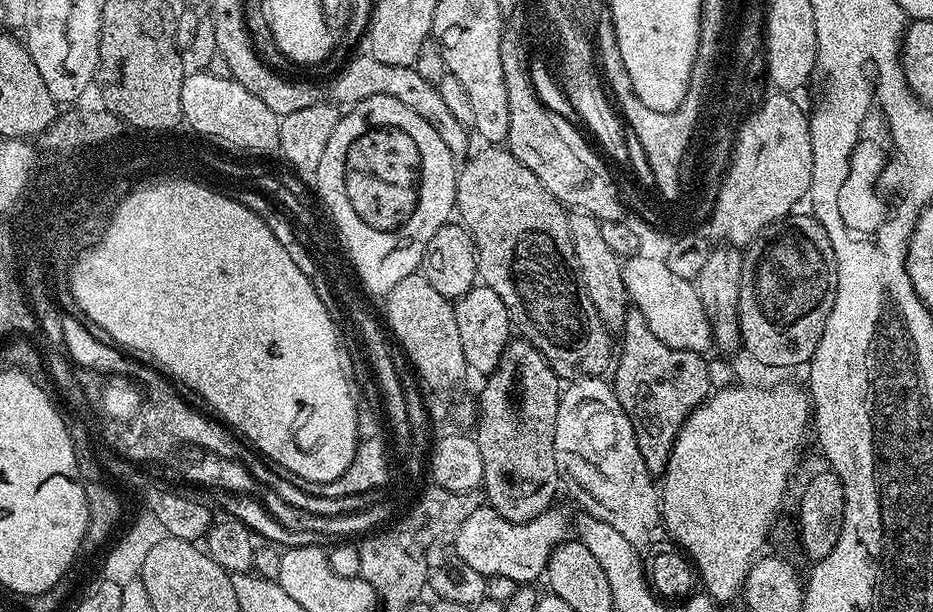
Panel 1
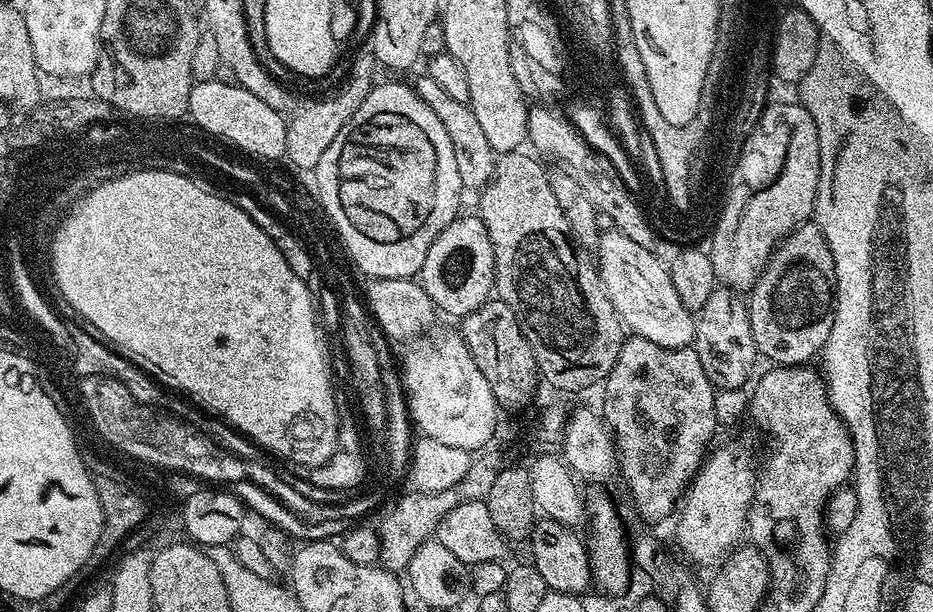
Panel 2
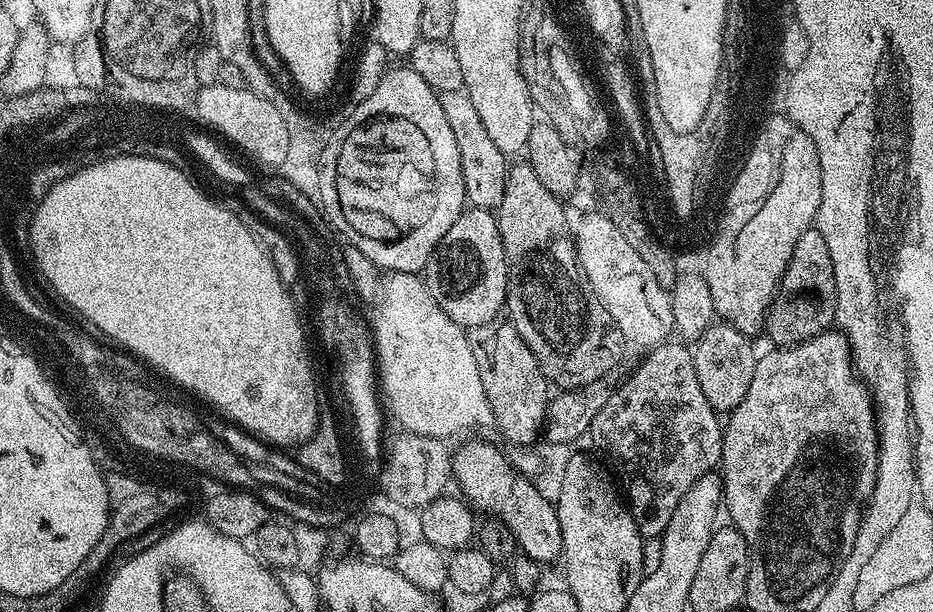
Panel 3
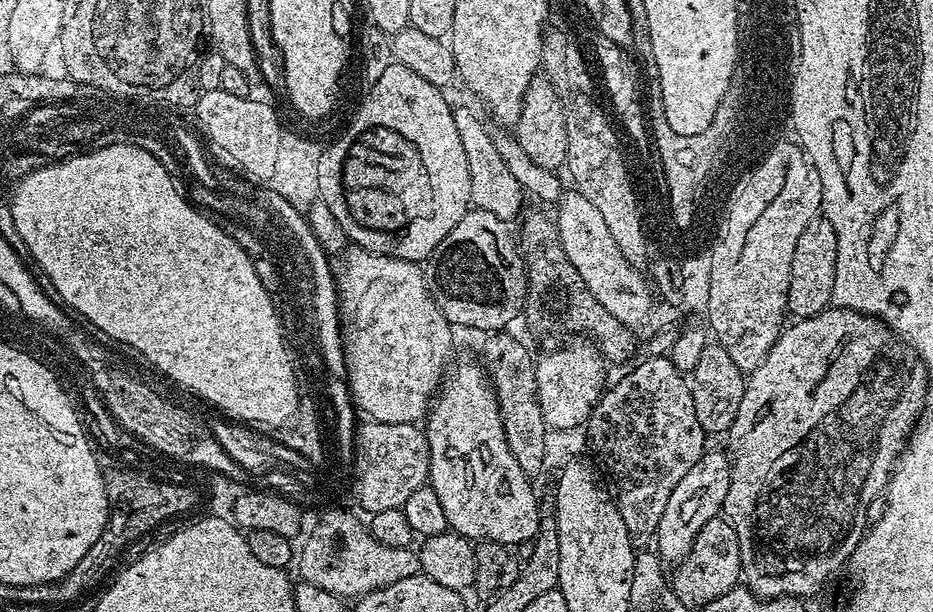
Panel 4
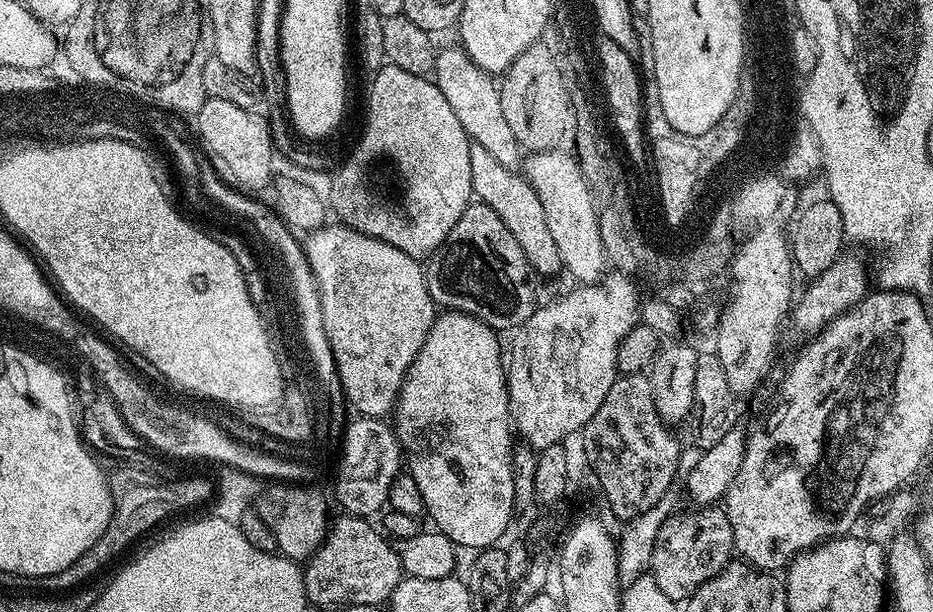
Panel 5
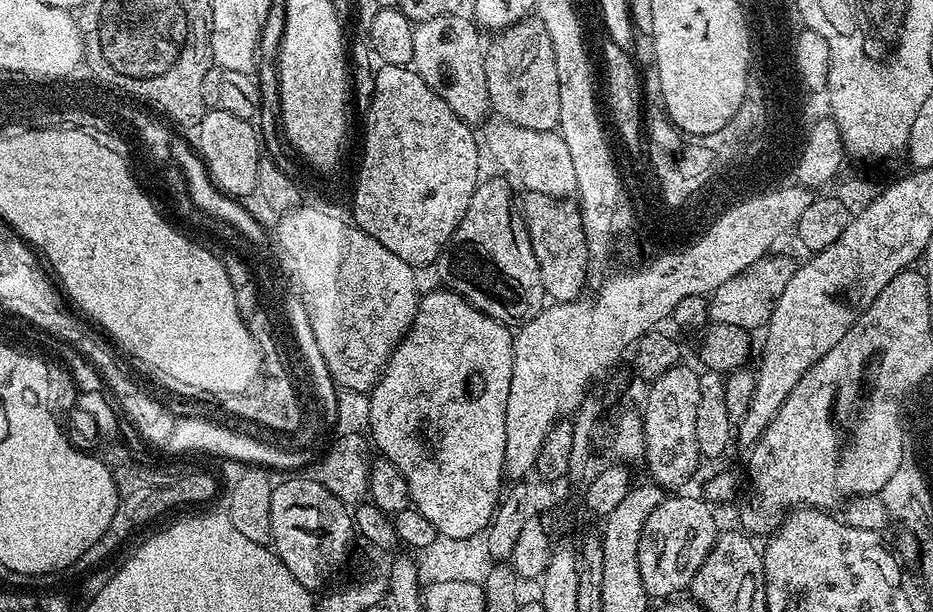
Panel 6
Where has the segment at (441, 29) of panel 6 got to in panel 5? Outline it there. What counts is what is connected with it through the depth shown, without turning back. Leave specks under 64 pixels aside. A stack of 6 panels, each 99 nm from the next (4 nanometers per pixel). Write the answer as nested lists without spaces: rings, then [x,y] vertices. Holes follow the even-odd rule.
[[[463,47],[441,49],[437,55],[433,69],[434,82],[442,90],[443,97],[449,102],[450,108],[458,117],[458,122],[462,123],[462,128],[466,130],[469,139],[487,151],[502,166],[512,171],[517,171],[524,160],[524,154],[520,144],[513,134],[513,130],[507,124],[507,119],[503,117],[502,102],[499,85],[489,74],[465,54]]]

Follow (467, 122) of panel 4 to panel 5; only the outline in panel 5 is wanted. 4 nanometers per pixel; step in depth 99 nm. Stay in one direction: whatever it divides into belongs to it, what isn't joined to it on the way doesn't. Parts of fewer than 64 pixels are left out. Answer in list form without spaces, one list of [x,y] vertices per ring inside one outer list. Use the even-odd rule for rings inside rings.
[[[473,142],[470,143],[470,182],[473,197],[479,203],[490,206],[490,210],[502,218],[506,230],[514,234],[533,273],[537,277],[552,276],[556,271],[559,273],[562,268],[560,255],[552,250],[554,238],[550,238],[550,226],[546,226],[546,218],[526,218],[526,206],[522,206],[522,186],[514,186],[514,171],[502,166],[485,147]]]

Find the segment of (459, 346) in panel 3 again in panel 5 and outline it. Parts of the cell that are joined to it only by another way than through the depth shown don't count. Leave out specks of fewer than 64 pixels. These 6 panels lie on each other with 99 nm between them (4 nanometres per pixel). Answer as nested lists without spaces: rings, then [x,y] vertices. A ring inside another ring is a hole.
[[[326,224],[322,226],[322,228],[317,229],[315,231],[311,231],[307,235],[307,239],[305,239],[304,245],[305,245],[305,252],[307,254],[307,260],[310,262],[311,269],[314,270],[315,274],[315,280],[318,282],[319,286],[319,294],[322,298],[322,320],[323,320],[323,326],[326,328],[326,336],[327,341],[330,342],[331,346],[331,353],[334,354],[334,360],[335,360],[335,366],[336,366],[336,372],[339,374],[339,382],[343,387],[344,397],[345,401],[352,407],[352,405],[358,410],[356,411],[359,415],[362,415],[363,417],[385,417],[386,413],[388,415],[393,411],[393,408],[395,407],[396,398],[398,397],[400,393],[400,388],[404,384],[404,378],[406,373],[408,373],[409,367],[413,364],[414,358],[418,354],[418,350],[422,348],[422,344],[425,342],[426,334],[429,333],[430,326],[433,324],[435,317],[436,317],[436,305],[434,304],[433,300],[430,298],[429,294],[429,288],[426,286],[425,282],[425,269],[421,266],[421,263],[415,258],[408,254],[406,254],[402,250],[398,250],[397,247],[390,246],[389,243],[382,242],[380,239],[374,239],[372,236],[364,235],[361,232],[355,231],[352,228],[349,228],[348,225],[345,224],[337,224],[338,226],[331,226],[331,224]]]

